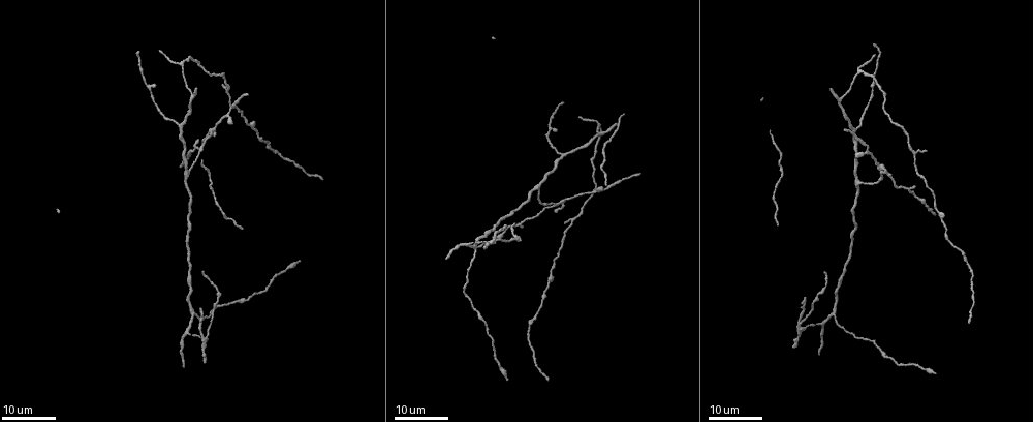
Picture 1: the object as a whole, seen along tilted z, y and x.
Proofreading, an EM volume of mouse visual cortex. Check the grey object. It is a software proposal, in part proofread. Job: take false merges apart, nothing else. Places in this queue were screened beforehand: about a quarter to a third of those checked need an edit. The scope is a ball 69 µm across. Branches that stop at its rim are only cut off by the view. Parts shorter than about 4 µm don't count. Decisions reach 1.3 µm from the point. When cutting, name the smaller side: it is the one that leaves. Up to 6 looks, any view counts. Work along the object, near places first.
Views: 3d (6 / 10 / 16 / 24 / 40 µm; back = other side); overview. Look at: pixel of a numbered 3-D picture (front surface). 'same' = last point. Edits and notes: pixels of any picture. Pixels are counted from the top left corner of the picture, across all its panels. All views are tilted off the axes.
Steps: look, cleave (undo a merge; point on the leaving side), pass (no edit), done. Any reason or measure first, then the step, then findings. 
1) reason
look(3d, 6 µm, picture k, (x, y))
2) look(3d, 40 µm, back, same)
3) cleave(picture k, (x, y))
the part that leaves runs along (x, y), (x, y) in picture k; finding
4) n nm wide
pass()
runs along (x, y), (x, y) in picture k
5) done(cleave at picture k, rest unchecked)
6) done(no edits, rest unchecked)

three-way junction
look(3d, 16 µm, picture 1, (205, 337))

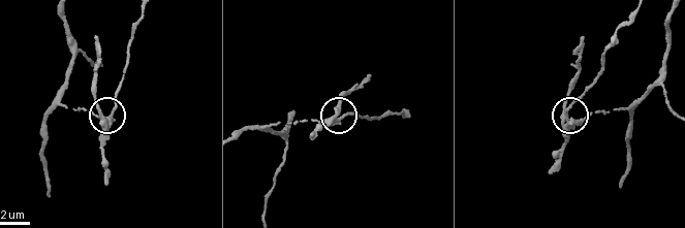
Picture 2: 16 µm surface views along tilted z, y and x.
closer look
look(3d, 10 µm, picture 2, (111, 115))

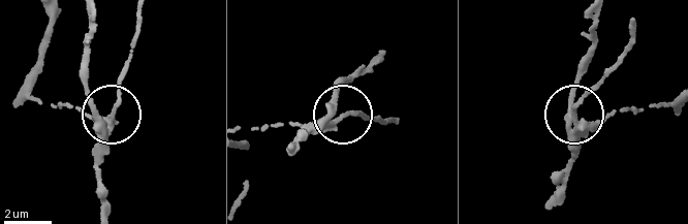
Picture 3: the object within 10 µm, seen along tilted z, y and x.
side arm 7 µm; 3 arms
cleave(picture 3, (93, 104))
a second neuron is stuck on

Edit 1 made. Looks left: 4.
three arms meet
look(3d, 16 µm, picture 1, (832, 315))

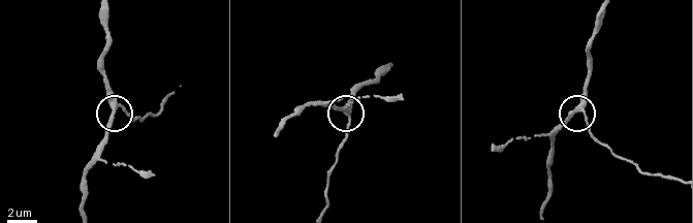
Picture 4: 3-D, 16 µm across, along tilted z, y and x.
closer look
look(3d, 10 µm, picture 4, (114, 107))

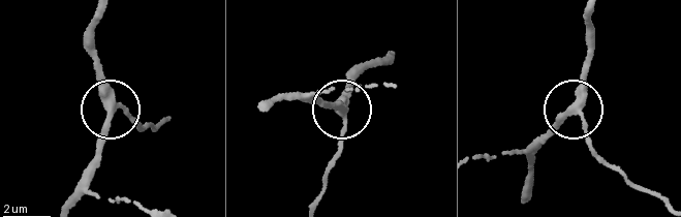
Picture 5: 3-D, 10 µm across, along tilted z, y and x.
3 arms
pass()
runs along (591, 13), (583, 95), (567, 118), (528, 144) in picture 5; all the same neuron

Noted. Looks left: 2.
branch point
look(3d, 16 µm, picture 1, (858, 184))

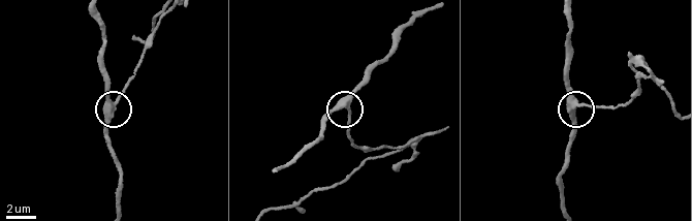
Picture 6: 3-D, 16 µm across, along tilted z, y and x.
look(3d, 6 µm, picture 6, (580, 106))

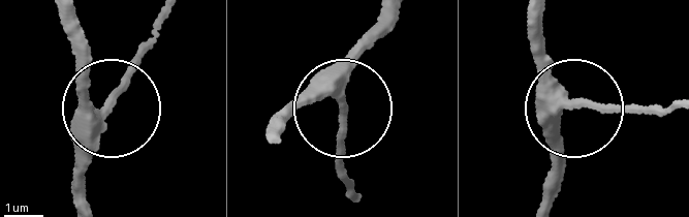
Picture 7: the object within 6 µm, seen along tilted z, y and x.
3 arms
pass()
runs along (382, 14), (348, 61), (338, 120), (343, 179) in picture 7; one neuron here

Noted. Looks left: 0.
done(cleave at picture 3, rest unchecked)

